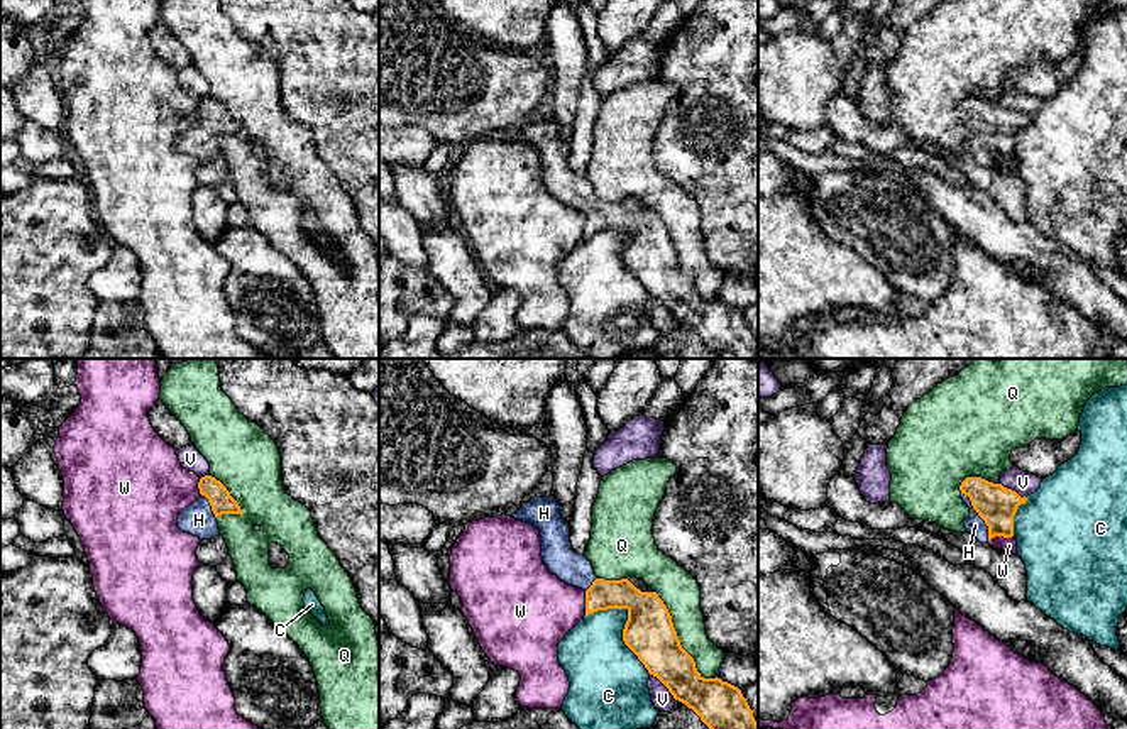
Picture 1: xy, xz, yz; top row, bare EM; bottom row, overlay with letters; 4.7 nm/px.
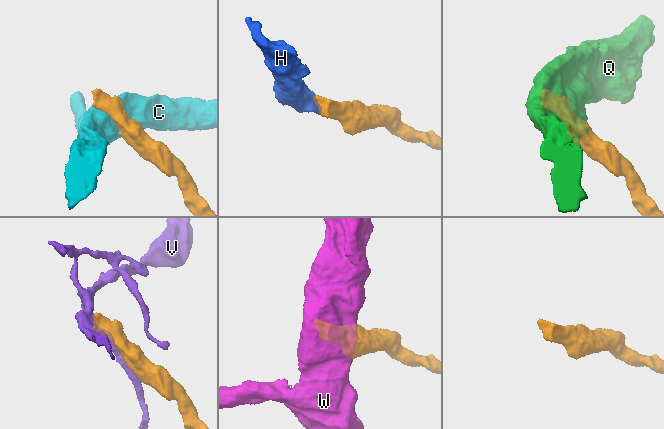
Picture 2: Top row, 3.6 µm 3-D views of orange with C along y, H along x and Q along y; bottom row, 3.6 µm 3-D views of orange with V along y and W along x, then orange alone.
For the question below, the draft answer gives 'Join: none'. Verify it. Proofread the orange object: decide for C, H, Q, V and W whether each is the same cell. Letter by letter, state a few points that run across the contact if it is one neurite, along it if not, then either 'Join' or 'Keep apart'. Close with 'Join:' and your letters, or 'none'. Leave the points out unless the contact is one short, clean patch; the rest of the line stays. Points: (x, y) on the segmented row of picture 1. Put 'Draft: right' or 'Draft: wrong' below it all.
C: Keep apart
H: Line: yz (995, 504), (978, 515), (975, 525). Join
Q: Keep apart
V: Keep apart
W: Line: xz (584, 591), (586, 614). Keep apart
Join: H
Draft: wrong

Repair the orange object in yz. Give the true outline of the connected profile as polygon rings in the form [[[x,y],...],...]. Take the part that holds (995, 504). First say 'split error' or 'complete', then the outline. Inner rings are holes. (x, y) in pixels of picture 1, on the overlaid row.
split error | [[[966,477],[959,491],[970,507],[965,528],[973,538],[988,543],[995,536],[1014,536],[1014,516],[1019,506],[1027,502],[1025,496],[981,477]]]

